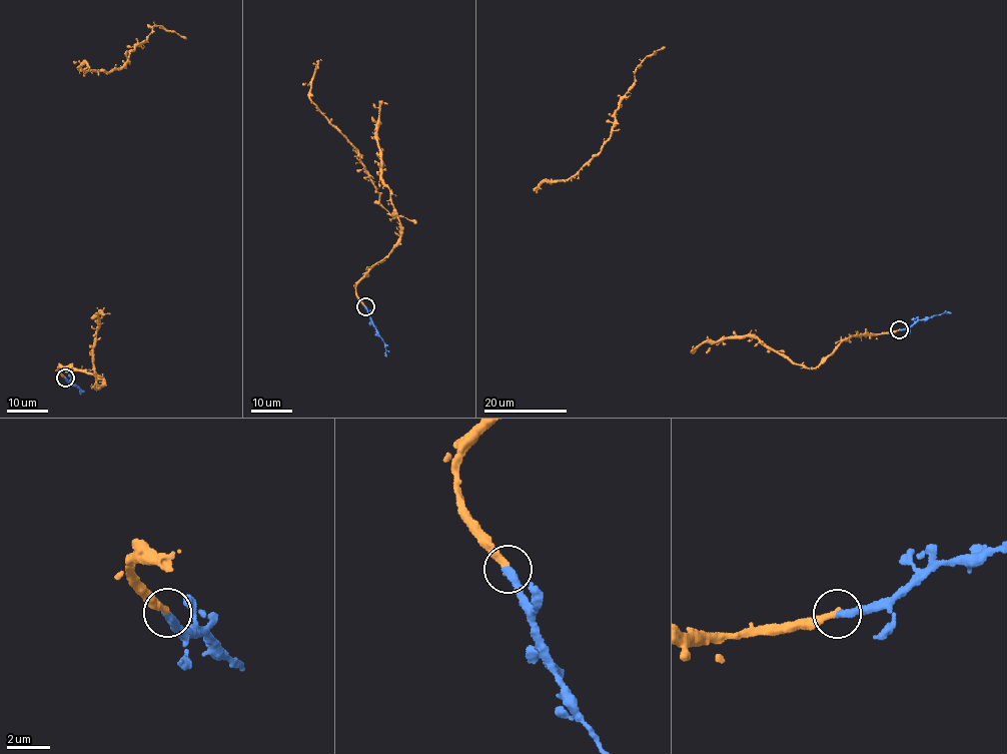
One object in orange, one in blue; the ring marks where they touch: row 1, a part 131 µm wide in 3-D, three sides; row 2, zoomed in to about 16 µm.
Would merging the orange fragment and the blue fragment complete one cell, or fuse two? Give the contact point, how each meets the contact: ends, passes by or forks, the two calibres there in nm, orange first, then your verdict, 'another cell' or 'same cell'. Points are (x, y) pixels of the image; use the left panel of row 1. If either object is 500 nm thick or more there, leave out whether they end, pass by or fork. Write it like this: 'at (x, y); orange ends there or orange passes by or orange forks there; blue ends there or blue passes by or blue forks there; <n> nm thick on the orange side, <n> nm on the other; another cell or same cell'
at (65, 378); orange ends there; blue ends there; 320 nm thick on the orange side, 380 nm on the other; same cell

